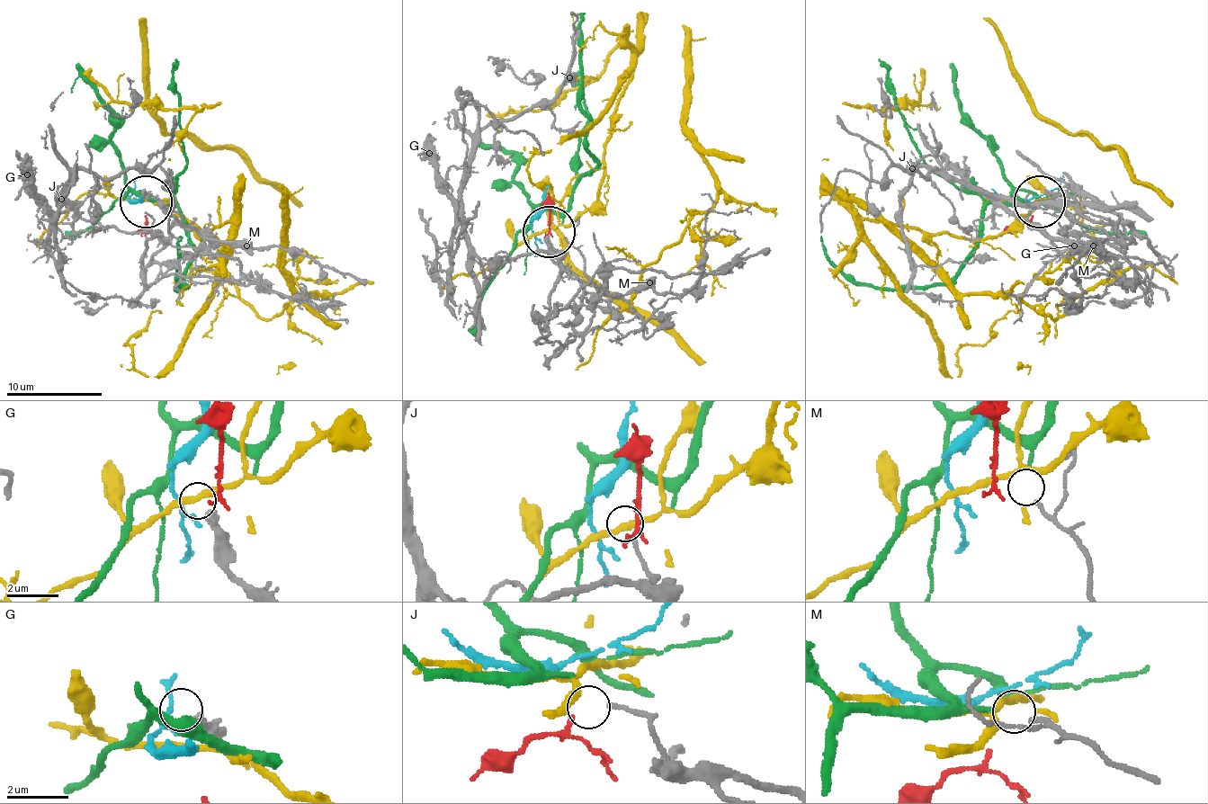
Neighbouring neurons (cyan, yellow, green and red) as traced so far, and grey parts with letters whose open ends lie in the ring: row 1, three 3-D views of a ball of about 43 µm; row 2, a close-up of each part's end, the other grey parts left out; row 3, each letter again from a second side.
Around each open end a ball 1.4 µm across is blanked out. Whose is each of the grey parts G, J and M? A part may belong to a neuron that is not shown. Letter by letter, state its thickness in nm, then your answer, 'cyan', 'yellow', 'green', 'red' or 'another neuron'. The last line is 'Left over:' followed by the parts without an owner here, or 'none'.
G: calibre 360 nm; another neuron
J: calibre 130 nm; red
M: calibre 120 nm; green
Left over: G

